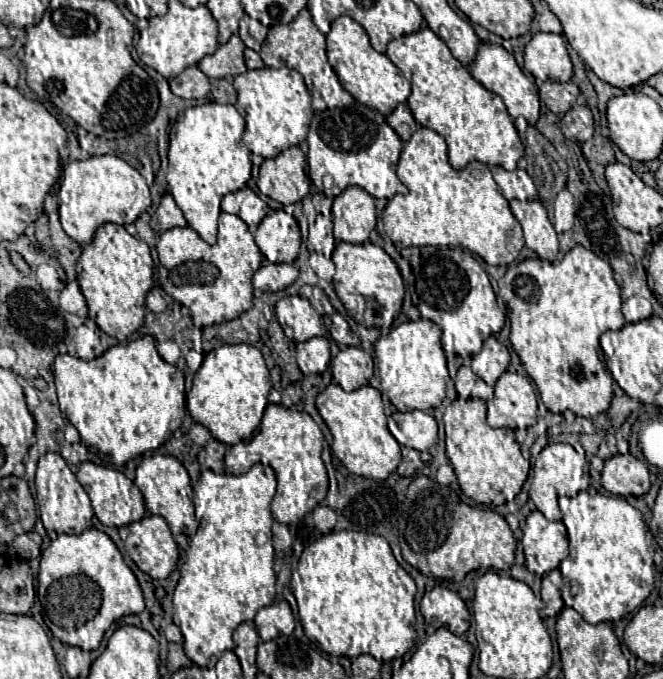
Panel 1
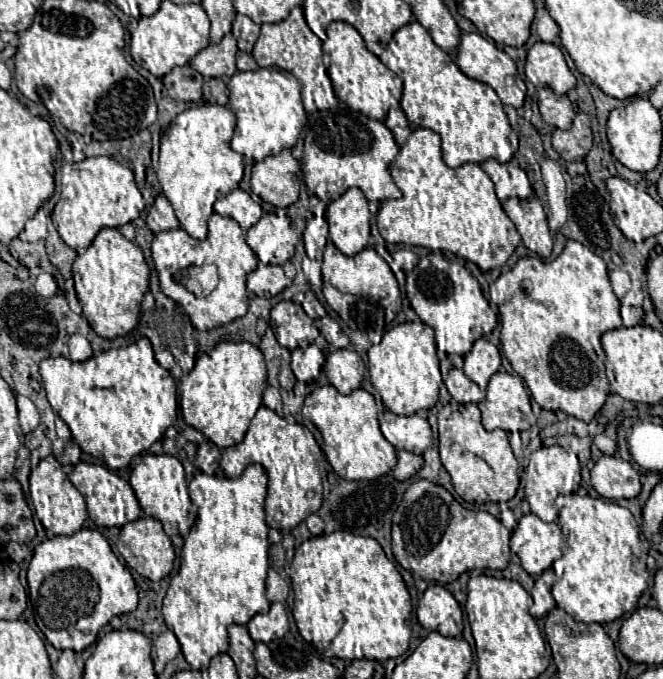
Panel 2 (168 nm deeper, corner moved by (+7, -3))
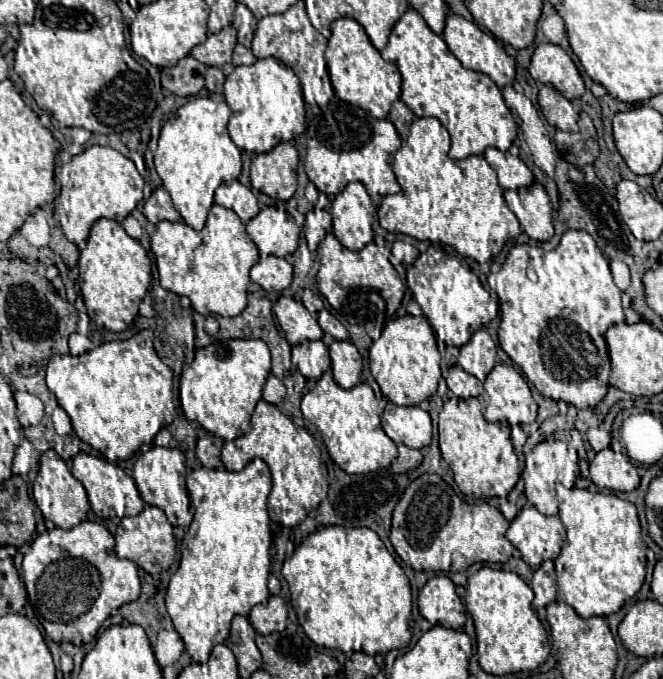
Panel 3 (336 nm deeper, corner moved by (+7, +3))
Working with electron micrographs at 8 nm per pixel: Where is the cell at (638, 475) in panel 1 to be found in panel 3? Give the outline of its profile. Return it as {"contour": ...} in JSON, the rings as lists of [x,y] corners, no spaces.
{"contour":[[[611,448],[601,450],[589,466],[589,478],[607,490],[633,492],[639,486],[639,474],[627,454],[615,454]]]}

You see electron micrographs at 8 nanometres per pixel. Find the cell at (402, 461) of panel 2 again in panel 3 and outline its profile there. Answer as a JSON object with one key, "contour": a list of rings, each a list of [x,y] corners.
{"contour":[[[399,444],[397,448],[399,448],[399,456],[391,464],[391,470],[395,470],[395,474],[403,474],[403,472],[409,472],[409,470],[415,470],[421,464],[423,456],[421,456],[419,450],[409,448],[405,444]]]}

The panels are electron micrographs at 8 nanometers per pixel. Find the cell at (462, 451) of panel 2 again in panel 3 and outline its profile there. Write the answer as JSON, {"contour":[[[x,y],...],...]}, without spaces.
{"contour":[[[449,398],[441,412],[438,422],[439,446],[441,456],[453,470],[453,478],[459,490],[471,500],[487,500],[487,498],[505,498],[521,476],[519,460],[515,448],[511,444],[509,426],[491,424],[483,418],[483,408],[477,398]]]}

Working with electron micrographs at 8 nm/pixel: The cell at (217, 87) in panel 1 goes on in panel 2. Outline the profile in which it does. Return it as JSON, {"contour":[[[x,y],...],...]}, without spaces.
{"contour":[[[221,78],[205,80],[205,84],[203,84],[203,100],[205,102],[225,106],[227,104],[227,96],[229,96],[229,90],[227,90],[227,86],[225,86],[225,82]]]}

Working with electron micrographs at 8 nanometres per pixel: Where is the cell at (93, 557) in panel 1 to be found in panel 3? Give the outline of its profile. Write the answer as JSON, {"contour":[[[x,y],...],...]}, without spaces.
{"contour":[[[81,522],[71,530],[53,528],[45,534],[39,534],[31,542],[23,558],[23,580],[27,586],[29,602],[33,604],[37,614],[43,618],[41,626],[45,628],[47,636],[57,644],[73,642],[75,646],[89,644],[97,636],[97,630],[103,626],[111,610],[137,600],[141,592],[141,582],[139,582],[135,562],[119,558],[115,554],[115,540],[111,532],[105,526],[95,522]]]}

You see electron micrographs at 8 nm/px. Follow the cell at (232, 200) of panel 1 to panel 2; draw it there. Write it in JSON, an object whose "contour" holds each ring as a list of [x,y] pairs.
{"contour":[[[241,188],[219,198],[215,202],[215,212],[237,220],[243,230],[249,230],[253,224],[257,224],[263,214],[261,206],[257,202],[253,202],[253,198],[247,192],[243,192]]]}

